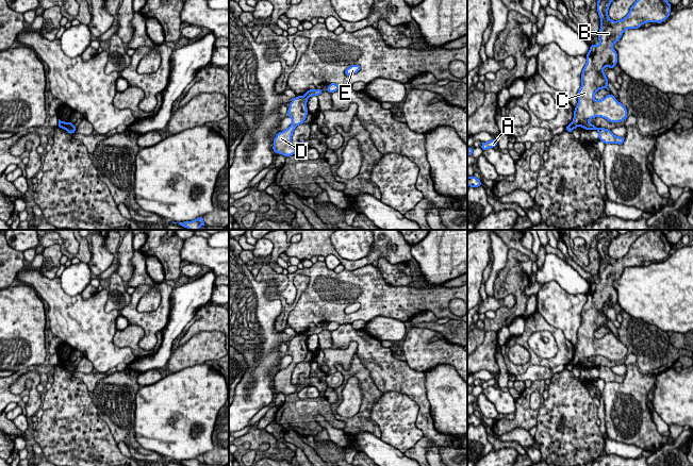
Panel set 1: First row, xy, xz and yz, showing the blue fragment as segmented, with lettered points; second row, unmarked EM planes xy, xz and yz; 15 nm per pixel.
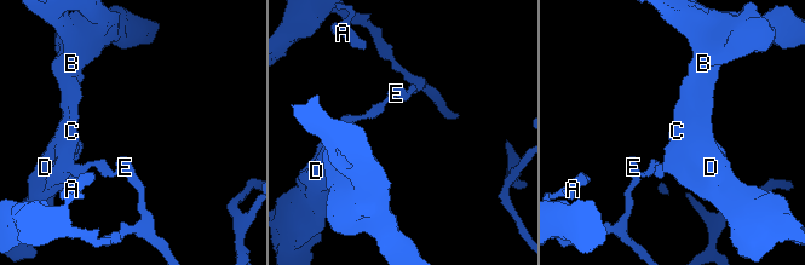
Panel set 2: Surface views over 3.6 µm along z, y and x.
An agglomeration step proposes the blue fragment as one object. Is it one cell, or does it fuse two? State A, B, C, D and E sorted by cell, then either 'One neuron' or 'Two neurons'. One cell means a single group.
Groups: A E / B C D. Two neurons

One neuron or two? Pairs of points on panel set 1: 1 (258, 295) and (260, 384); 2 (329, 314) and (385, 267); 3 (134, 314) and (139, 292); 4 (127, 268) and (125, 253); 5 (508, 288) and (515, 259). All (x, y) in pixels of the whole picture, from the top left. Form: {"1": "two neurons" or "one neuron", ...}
{"1": "one neuron", "2": "two neurons", "3": "one neuron", "4": "one neuron", "5": "one neuron"}

